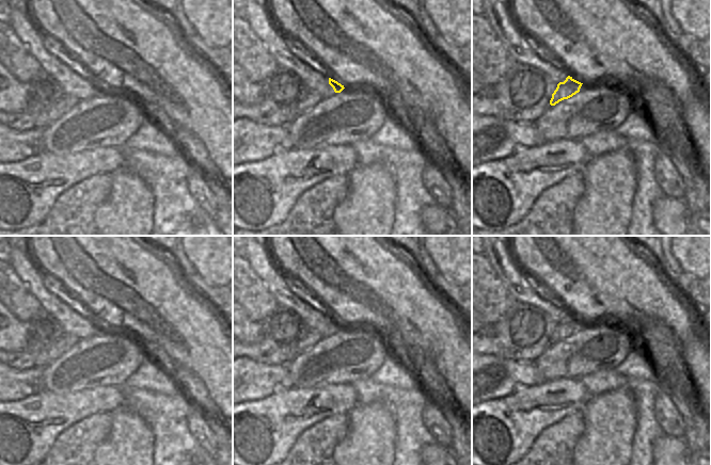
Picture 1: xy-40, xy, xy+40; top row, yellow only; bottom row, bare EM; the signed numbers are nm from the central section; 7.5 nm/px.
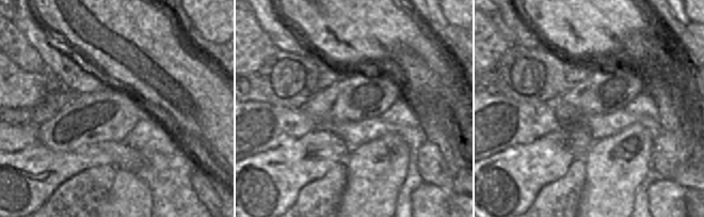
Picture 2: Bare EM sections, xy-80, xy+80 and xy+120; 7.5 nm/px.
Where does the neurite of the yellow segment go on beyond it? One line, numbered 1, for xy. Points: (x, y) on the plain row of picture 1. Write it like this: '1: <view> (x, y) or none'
1: none

